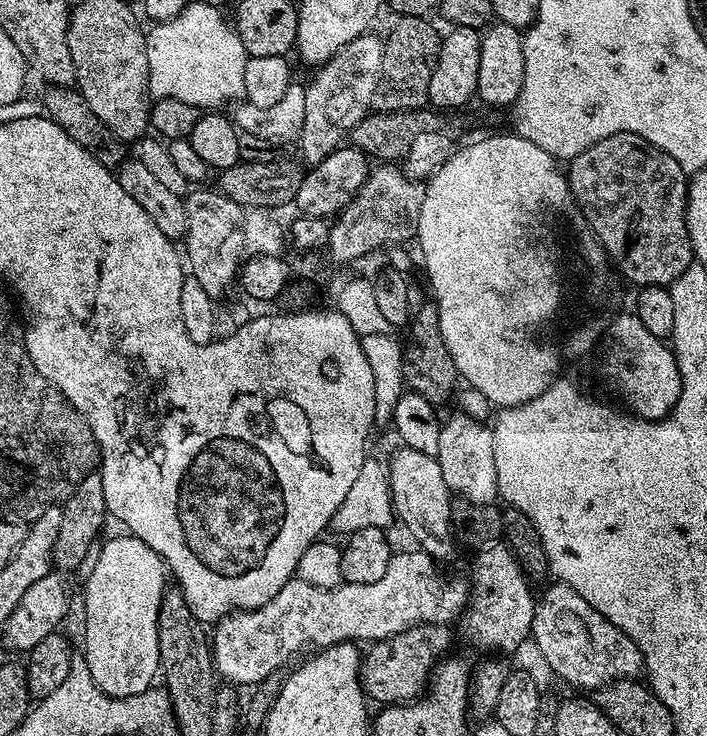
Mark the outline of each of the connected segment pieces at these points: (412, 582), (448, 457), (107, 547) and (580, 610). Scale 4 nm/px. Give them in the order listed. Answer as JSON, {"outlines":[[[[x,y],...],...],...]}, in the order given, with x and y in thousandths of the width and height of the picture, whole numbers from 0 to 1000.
{"outlines":[[[[562,749],[556,754],[552,769],[546,769],[546,780],[540,780],[535,791],[518,791],[516,793],[482,791],[475,799],[455,800],[414,785],[369,826],[352,826],[317,838],[304,849],[306,860],[300,859],[297,864],[297,882],[304,912],[313,920],[317,917],[328,929],[355,932],[371,928],[379,918],[392,917],[397,912],[395,908],[423,880],[430,880],[434,875],[463,878],[482,872],[511,872],[509,870],[515,870],[513,872],[550,870],[557,861],[587,848],[634,848],[644,844],[655,833],[661,819],[658,800],[653,802],[648,795],[638,793],[622,779],[622,772],[617,768],[621,765],[604,750],[587,749]]],[[[644,560],[627,572],[615,621],[636,668],[668,685],[694,685],[706,673],[703,635],[699,630],[699,598],[694,580],[655,560]]],[[[174,726],[175,728],[164,728],[154,735],[144,736],[144,750],[139,755],[137,768],[133,769],[132,779],[127,785],[119,789],[119,882],[116,890],[123,901],[123,909],[127,910],[129,920],[133,921],[134,929],[154,947],[187,947],[212,935],[219,928],[226,910],[225,891],[225,826],[228,815],[235,803],[235,792],[232,793],[232,783],[235,788],[235,773],[232,764],[221,749],[207,742],[199,732],[185,726]]],[[[781,791],[769,806],[762,806],[750,864],[754,871],[758,868],[758,880],[781,906],[782,916],[793,918],[801,928],[815,935],[842,938],[874,924],[893,924],[911,913],[911,891],[895,870],[874,856],[874,851],[863,846],[851,833],[840,829],[840,823],[835,823],[835,818],[829,818],[818,802],[796,791]]]]}

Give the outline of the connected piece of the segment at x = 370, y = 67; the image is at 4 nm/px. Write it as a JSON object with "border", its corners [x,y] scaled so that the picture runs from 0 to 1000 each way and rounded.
{"border":[[[526,48],[508,49],[484,63],[484,68],[474,71],[448,96],[453,99],[443,106],[441,115],[434,115],[431,171],[421,189],[423,216],[430,216],[431,224],[455,220],[455,215],[482,200],[498,174],[522,156],[543,72],[543,54]]]}

